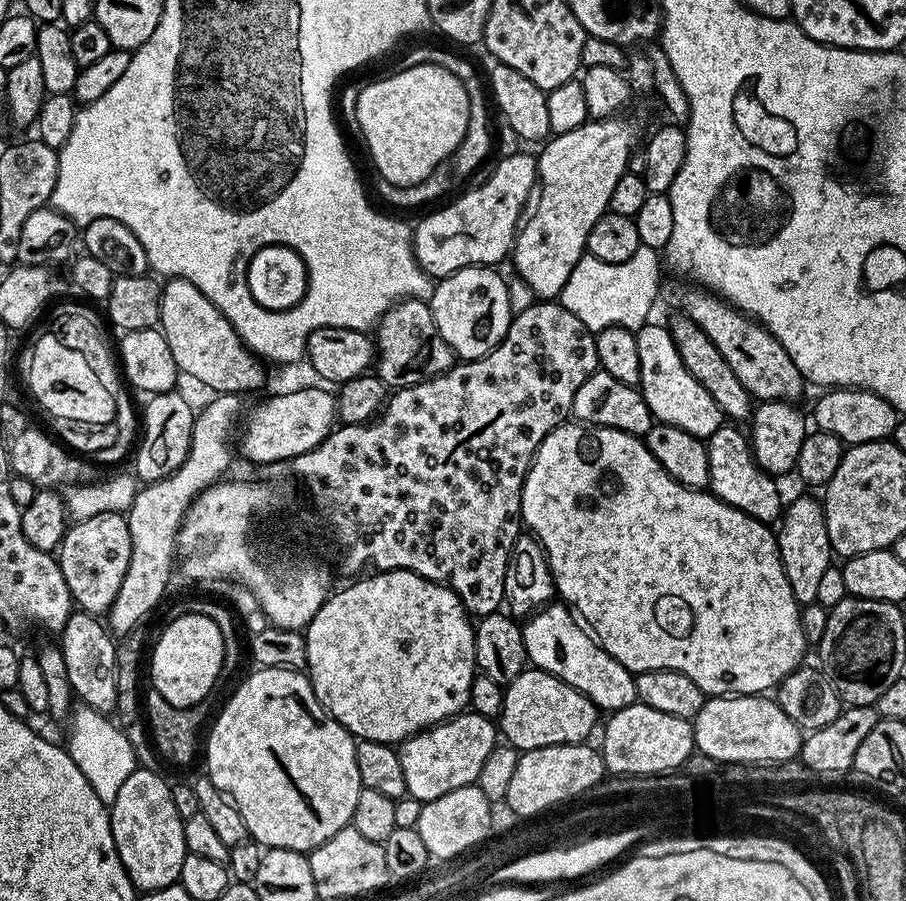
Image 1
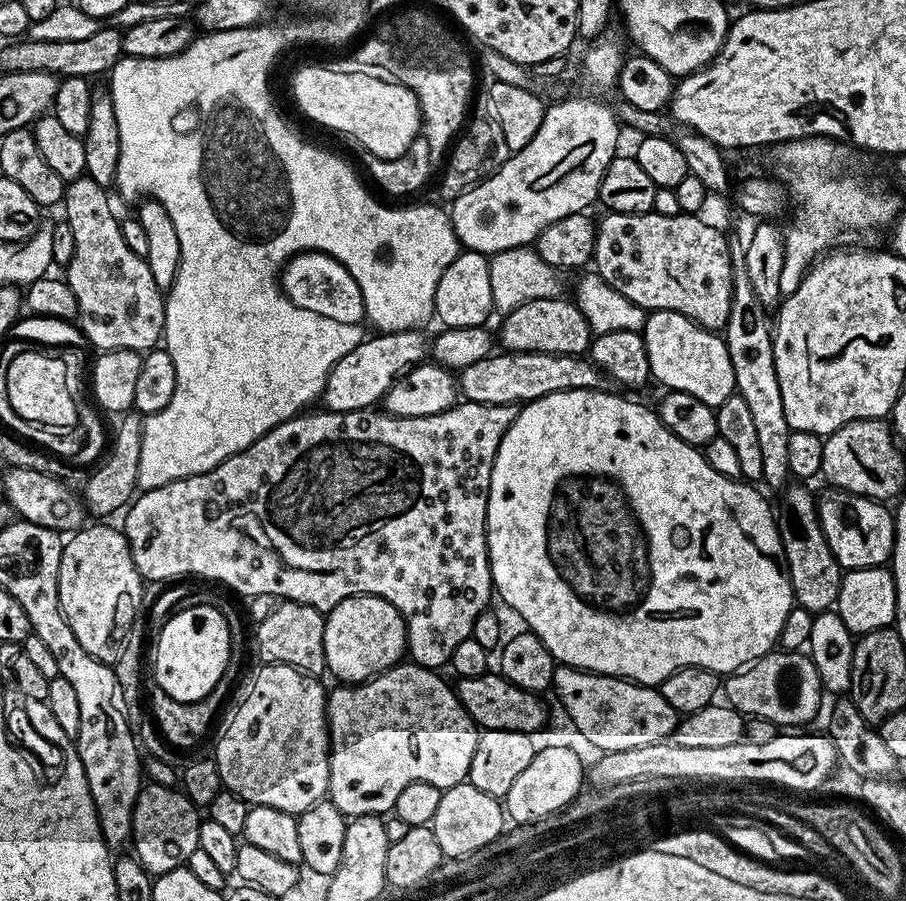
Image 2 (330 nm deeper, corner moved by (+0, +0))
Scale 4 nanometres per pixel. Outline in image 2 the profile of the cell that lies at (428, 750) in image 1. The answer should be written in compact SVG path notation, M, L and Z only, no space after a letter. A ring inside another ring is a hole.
M401 662L395 664L393 668L387 668L385 672L372 677L371 680L364 681L363 684L341 683L339 686L336 686L340 688L334 689L333 692L331 689L327 693L328 739L330 741L330 751L328 753L330 782L328 783L327 799L331 800L334 806L338 806L338 810L345 818L353 816L380 816L381 814L391 813L398 802L398 794L406 786L410 786L410 782L430 782L443 790L445 788L453 788L467 781L470 761L474 759L474 746L478 742L480 732L478 731L477 724L470 718L470 714L466 714L460 699L456 697L453 685L451 683L447 684L440 675L439 671L423 668L420 664Z

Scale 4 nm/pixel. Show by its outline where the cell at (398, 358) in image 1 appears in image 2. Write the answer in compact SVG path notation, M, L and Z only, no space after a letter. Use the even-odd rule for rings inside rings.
M560 296L534 298L507 313L500 324L500 336L498 332L499 347L510 352L584 356L589 351L594 333L579 306L571 299L564 299Z

